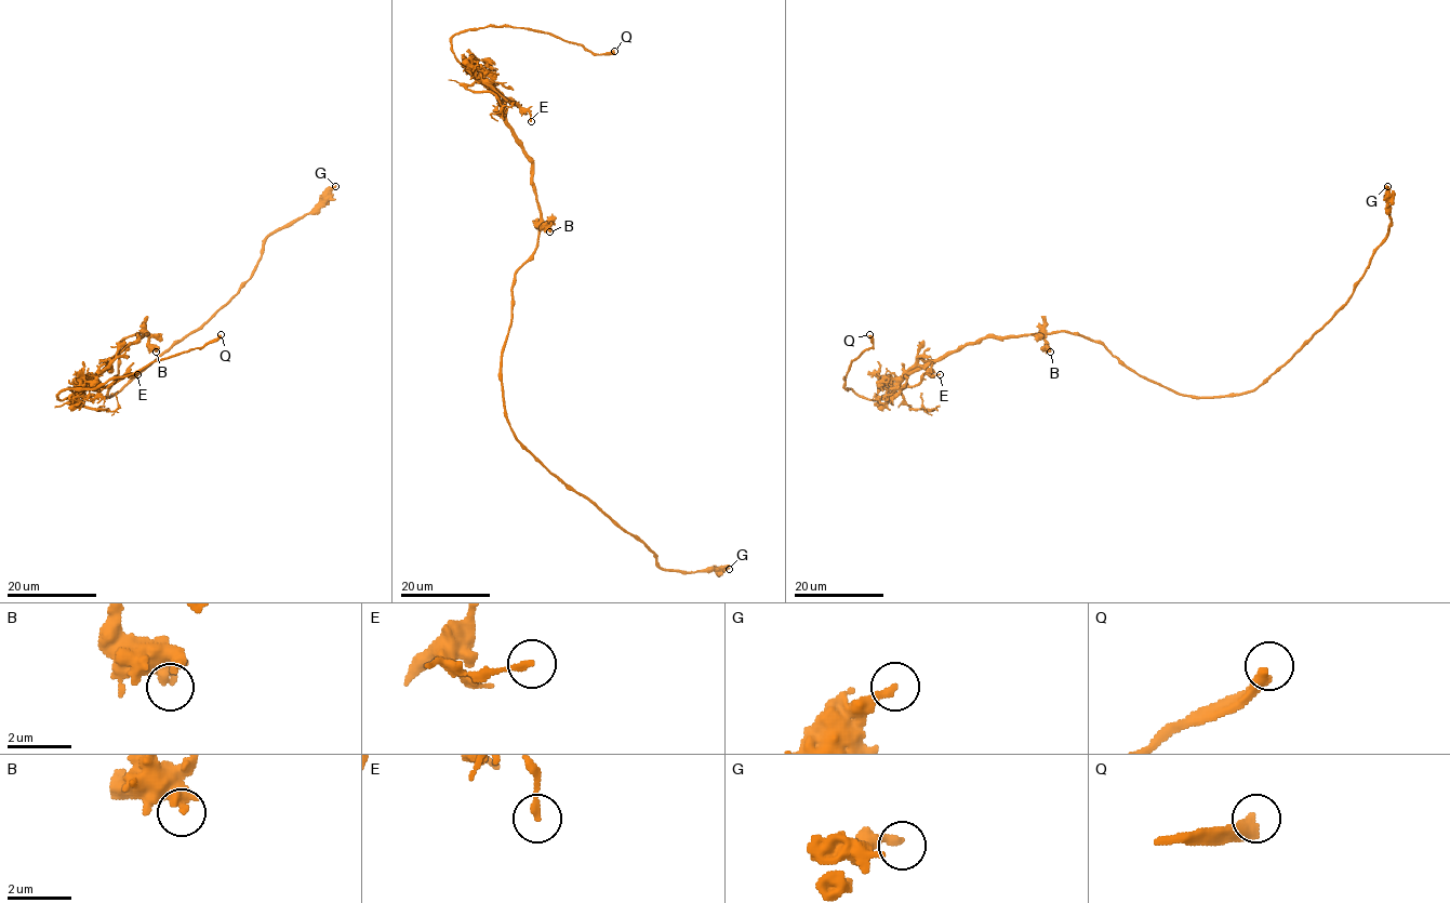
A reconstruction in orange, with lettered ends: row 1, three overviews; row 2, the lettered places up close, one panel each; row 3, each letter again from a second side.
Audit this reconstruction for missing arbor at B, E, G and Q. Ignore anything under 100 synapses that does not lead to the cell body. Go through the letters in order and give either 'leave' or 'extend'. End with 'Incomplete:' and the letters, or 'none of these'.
B: leave
E: leave
G: leave
Q: extend
Incomplete: Q

